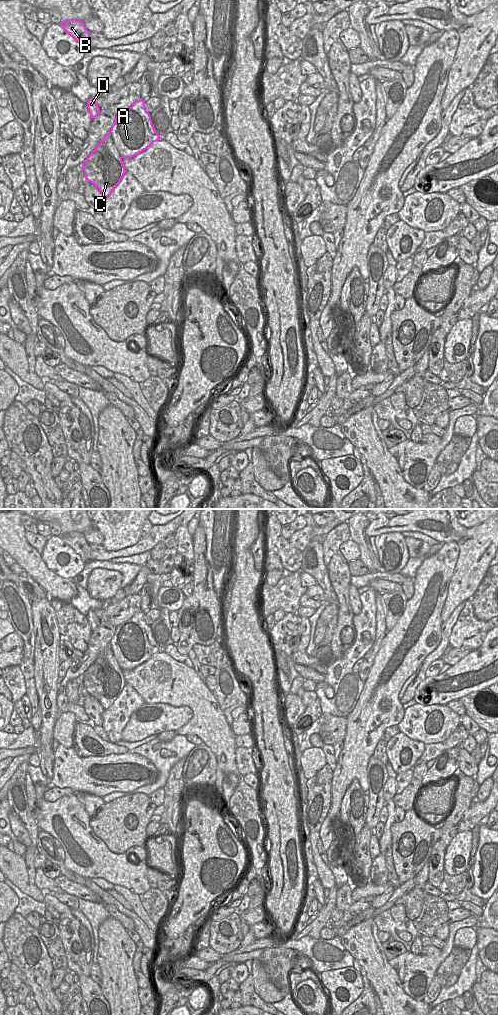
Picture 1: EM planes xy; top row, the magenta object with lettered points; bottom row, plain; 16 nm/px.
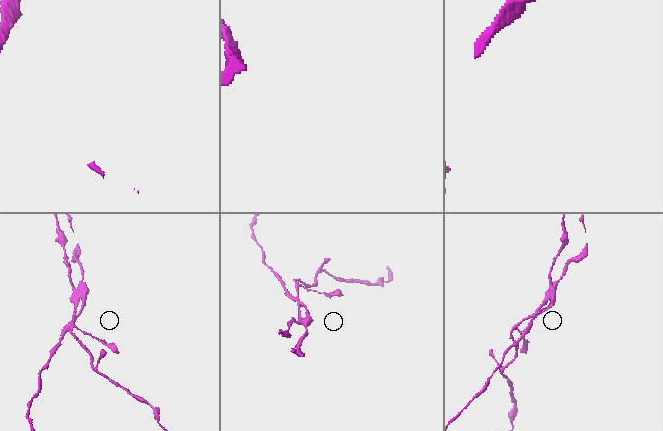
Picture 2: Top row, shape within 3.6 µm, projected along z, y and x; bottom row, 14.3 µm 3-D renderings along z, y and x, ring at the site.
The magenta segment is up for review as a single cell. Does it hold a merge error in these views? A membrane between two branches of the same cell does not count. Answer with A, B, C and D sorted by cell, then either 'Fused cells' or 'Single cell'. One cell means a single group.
Groups: A / B C D. Fused cells.

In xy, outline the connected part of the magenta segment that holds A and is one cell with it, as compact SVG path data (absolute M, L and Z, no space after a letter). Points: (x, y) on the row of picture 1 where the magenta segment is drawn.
M143 99L117 114L110 131L122 158L132 158L161 139Z

